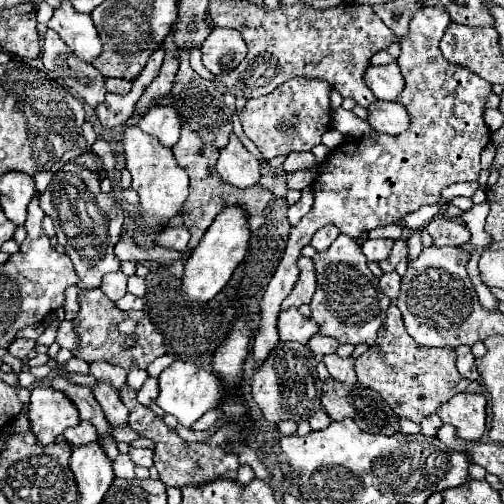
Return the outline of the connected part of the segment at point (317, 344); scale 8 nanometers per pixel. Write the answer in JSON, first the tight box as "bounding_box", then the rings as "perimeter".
{"bounding_box":[308,335,338,355],"perimeter":[[[314,335],[310,341],[308,341],[308,347],[314,355],[328,355],[328,353],[334,353],[338,349],[338,341],[334,337],[326,337],[326,335]]]}

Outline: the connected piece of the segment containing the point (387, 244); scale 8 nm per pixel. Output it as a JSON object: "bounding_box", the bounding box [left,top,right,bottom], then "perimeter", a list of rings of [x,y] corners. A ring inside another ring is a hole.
{"bounding_box":[362,239,394,261],"perimeter":[[[366,239],[362,243],[362,251],[370,261],[382,261],[390,255],[394,241],[392,239]]]}

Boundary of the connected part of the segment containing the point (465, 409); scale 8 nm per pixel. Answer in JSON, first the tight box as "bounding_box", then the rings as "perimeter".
{"bounding_box":[438,393,486,441],"perimeter":[[[458,393],[438,407],[442,423],[456,427],[456,435],[466,441],[482,439],[486,433],[486,397],[476,393]]]}

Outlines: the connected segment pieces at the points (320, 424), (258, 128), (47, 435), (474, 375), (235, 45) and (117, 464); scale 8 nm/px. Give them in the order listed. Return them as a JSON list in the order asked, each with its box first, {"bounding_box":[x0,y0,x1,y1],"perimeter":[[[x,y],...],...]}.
[{"bounding_box":[310,411,332,431],"perimeter":[[[316,411],[316,413],[312,415],[312,419],[310,419],[310,427],[312,427],[312,431],[326,429],[330,423],[332,423],[332,421],[330,421],[330,417],[326,415],[326,411]]]},{"bounding_box":[238,77,332,159],"perimeter":[[[296,77],[286,81],[276,91],[258,99],[250,99],[246,107],[238,111],[242,129],[266,159],[294,151],[310,151],[312,147],[320,145],[322,135],[330,129],[330,91],[332,87],[320,79]]]},{"bounding_box":[30,385,78,445],"perimeter":[[[48,385],[32,389],[30,395],[30,425],[32,433],[38,437],[38,443],[50,445],[66,427],[78,425],[78,409],[62,393]]]},{"bounding_box":[456,345,480,381],"perimeter":[[[462,345],[462,347],[456,349],[456,353],[458,353],[458,371],[460,371],[460,375],[466,377],[466,379],[470,379],[470,381],[478,379],[480,375],[478,375],[478,371],[474,367],[474,355],[472,355],[470,347]]]},{"bounding_box":[202,27,246,75],"perimeter":[[[214,27],[202,43],[202,63],[214,75],[236,69],[244,57],[246,43],[242,35],[234,29]]]},{"bounding_box":[112,455,134,479],"perimeter":[[[118,455],[118,459],[114,459],[112,467],[114,467],[116,477],[134,479],[134,463],[130,461],[130,455]]]}]

